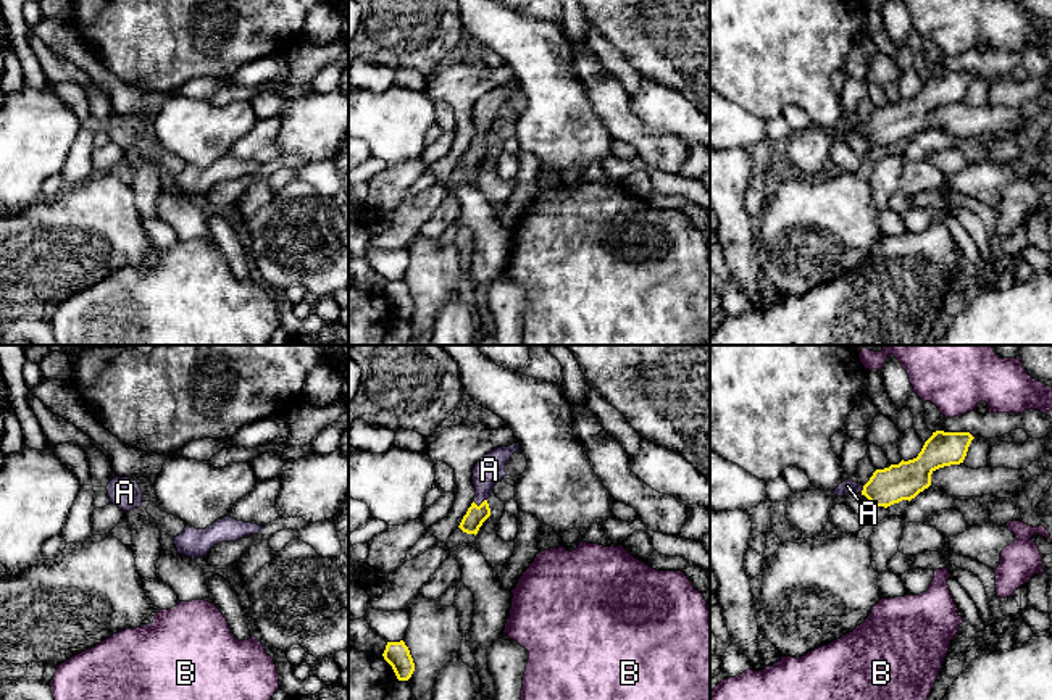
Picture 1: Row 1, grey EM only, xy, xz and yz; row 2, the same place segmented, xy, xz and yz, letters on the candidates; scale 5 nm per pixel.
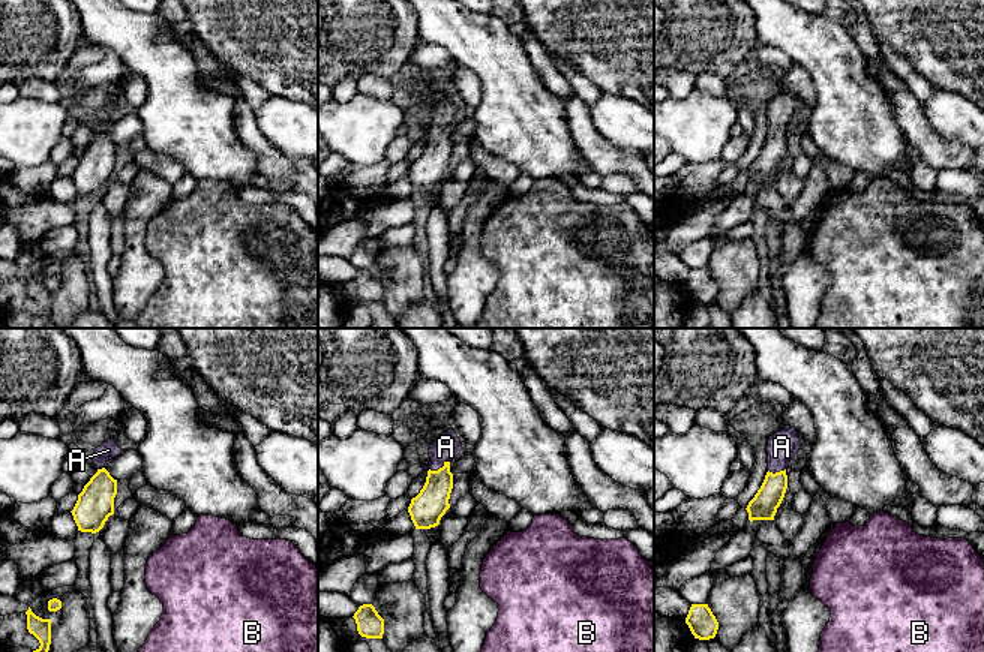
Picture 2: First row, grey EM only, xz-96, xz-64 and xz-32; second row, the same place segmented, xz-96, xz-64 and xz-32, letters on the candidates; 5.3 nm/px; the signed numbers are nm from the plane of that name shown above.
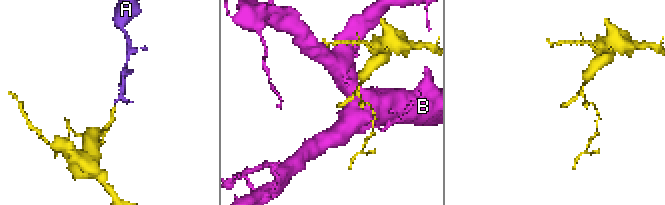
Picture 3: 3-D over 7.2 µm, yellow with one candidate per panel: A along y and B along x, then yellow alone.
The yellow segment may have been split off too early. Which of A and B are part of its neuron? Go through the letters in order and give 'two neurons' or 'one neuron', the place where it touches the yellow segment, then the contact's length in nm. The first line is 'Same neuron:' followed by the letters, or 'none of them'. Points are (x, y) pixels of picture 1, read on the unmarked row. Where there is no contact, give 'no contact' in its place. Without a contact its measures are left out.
Same neuron: A
A: one neuron; contact xz (481, 142); length 70 nm
B: two neurons; contact yz (972, 74); length 30 nm

